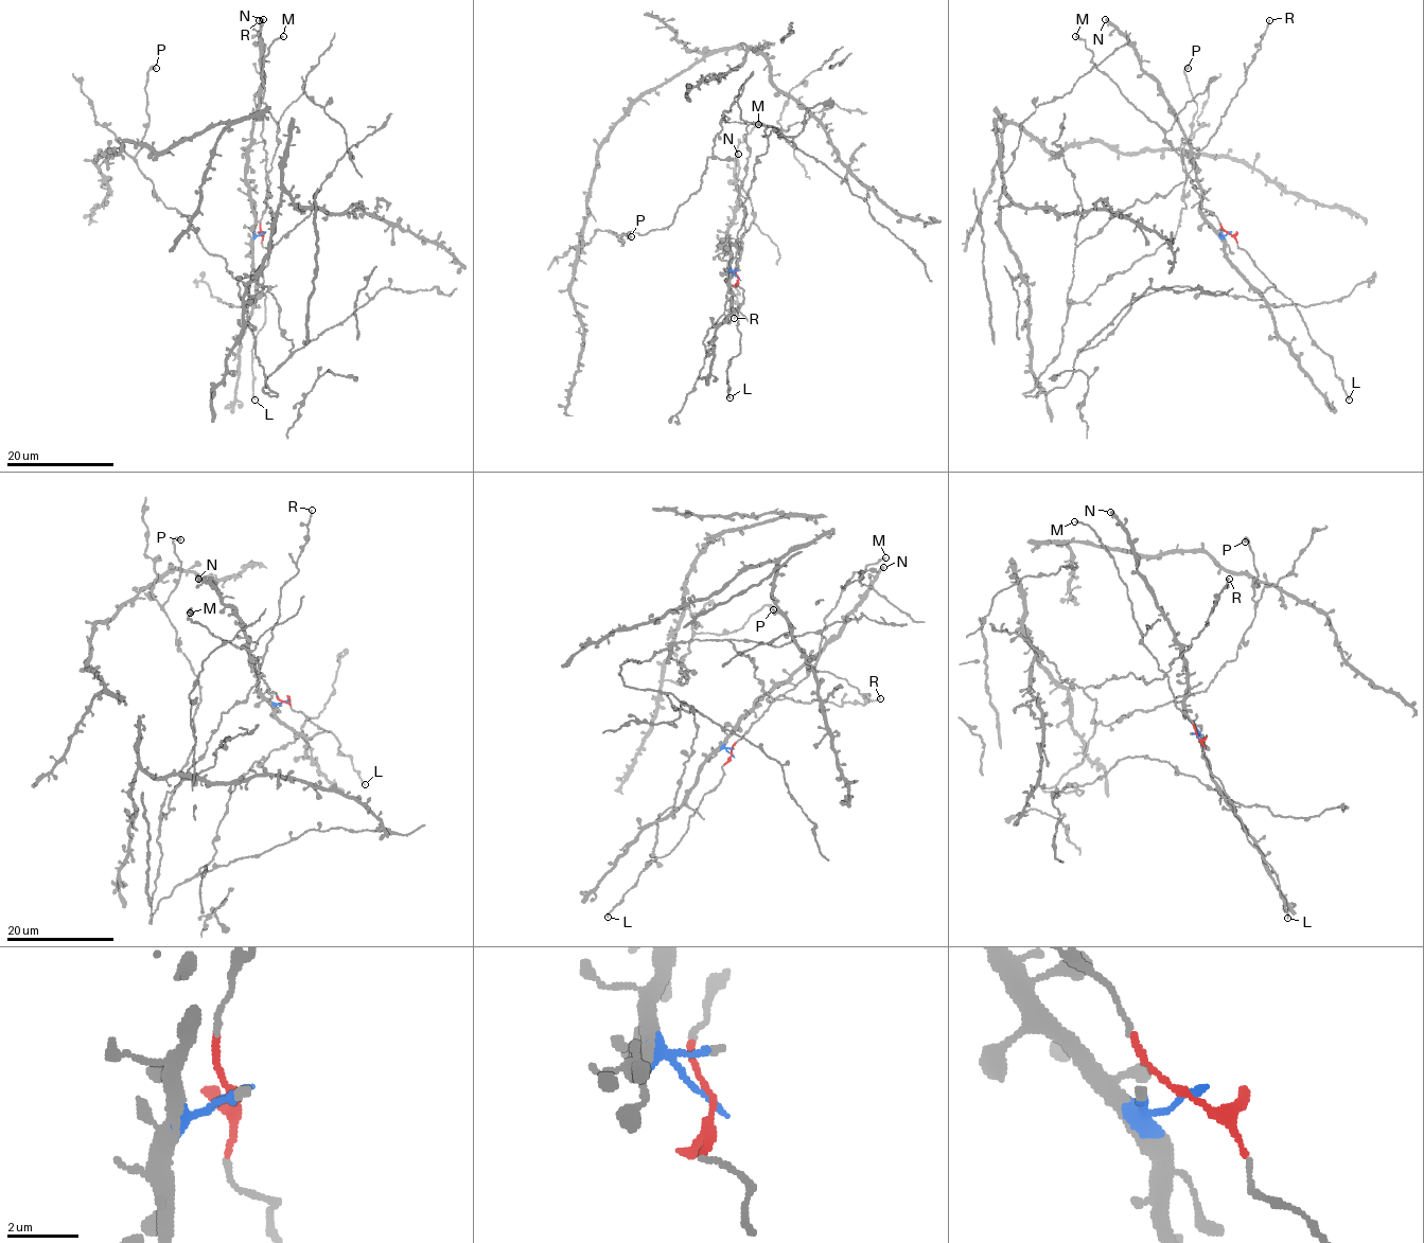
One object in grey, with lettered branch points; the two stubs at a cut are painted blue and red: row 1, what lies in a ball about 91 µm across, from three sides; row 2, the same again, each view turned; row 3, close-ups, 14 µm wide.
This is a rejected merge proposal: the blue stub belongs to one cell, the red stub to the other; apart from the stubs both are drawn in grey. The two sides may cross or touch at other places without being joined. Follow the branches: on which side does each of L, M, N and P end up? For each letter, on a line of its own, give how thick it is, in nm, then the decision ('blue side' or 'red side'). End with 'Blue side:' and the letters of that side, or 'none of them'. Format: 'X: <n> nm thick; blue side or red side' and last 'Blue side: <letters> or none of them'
L: 190 nm thick; red side
M: 200 nm thick; red side
N: 440 nm thick; blue side
P: 480 nm thick; blue side
Blue side: N, P

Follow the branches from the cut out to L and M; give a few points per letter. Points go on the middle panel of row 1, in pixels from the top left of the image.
L: (738, 277), (737, 286), (743, 290), (743, 301), (737, 309), (739, 352), (732, 359), (726, 382), (730, 397)
M: (738, 277), (741, 236), (754, 218), (750, 198), (737, 178), (737, 147), (758, 124)

